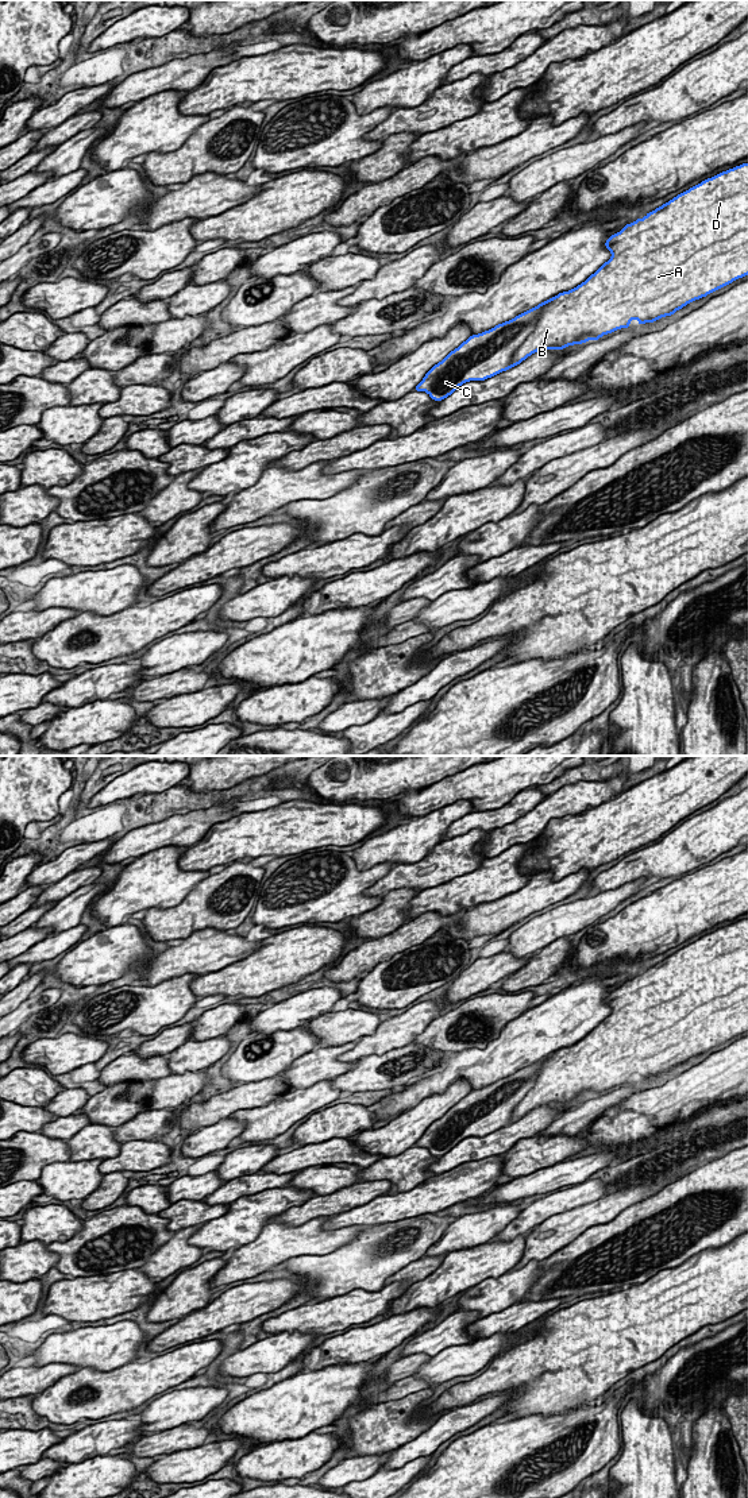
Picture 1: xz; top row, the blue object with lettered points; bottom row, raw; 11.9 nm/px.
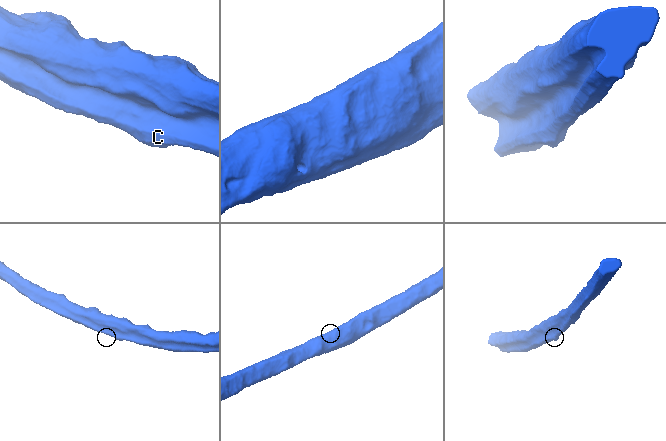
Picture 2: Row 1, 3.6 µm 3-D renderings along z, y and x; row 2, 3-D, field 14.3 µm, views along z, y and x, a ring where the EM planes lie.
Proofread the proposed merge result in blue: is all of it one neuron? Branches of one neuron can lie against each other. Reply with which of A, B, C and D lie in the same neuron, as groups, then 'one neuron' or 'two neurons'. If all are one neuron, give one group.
A B D / C; two neurons

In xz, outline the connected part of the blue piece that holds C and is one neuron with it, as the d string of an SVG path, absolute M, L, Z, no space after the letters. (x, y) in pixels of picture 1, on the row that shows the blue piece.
M544 301L531 310L527 310L509 321L498 324L489 331L471 335L458 348L451 351L442 362L431 367L423 381L415 387L415 391L425 391L432 399L443 401L466 382L485 381L512 368L512 358L514 351L535 331L539 316L547 302L548 301Z

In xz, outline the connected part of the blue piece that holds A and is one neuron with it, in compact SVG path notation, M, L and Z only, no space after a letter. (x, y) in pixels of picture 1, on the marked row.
M748 163L705 179L648 212L645 217L626 224L605 242L605 247L612 252L608 262L585 282L547 302L535 331L514 351L513 367L541 350L563 350L572 344L599 340L604 335L629 328L633 318L643 325L671 316L691 301L748 275Z

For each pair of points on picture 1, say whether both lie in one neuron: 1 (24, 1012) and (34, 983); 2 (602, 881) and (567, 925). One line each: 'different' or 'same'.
1: different
2: different

